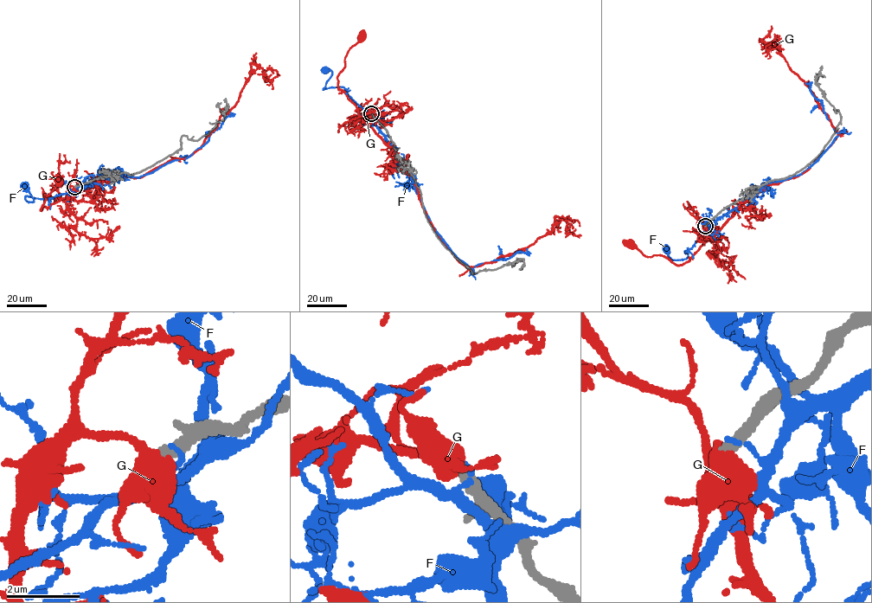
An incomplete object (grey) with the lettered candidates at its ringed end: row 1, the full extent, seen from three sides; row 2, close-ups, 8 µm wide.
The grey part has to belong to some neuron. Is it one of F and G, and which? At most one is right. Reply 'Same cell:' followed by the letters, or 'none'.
Same cell: none

